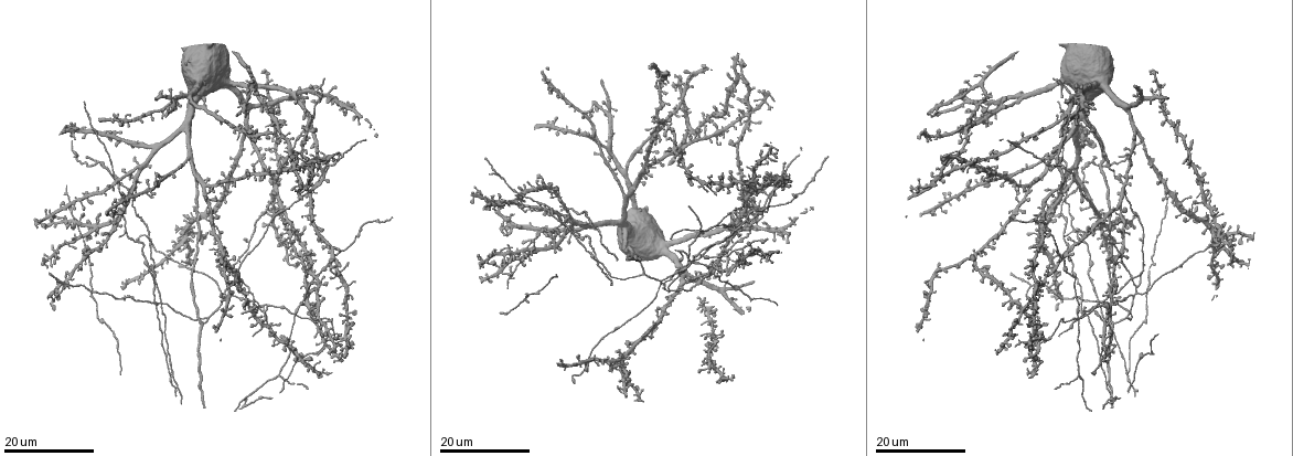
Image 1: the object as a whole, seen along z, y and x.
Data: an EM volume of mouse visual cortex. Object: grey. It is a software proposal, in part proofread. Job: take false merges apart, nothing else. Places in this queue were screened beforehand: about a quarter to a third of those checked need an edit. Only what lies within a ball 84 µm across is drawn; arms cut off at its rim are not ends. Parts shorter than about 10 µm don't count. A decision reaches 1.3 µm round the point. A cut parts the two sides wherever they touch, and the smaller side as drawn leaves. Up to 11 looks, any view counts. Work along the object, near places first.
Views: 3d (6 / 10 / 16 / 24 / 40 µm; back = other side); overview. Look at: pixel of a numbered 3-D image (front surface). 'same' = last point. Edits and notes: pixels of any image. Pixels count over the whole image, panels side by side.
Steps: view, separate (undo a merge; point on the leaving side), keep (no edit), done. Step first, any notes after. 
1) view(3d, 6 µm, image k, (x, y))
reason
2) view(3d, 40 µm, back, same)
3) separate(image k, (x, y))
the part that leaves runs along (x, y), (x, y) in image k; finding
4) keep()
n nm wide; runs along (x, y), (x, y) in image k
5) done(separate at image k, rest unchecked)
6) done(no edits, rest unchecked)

view(3d, 24 µm, image 1, (292, 319))
two arms in line, one across

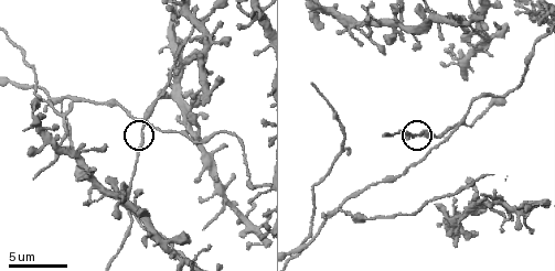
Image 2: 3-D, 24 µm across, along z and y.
view(3d, 10 µm, image 2, (141, 131))

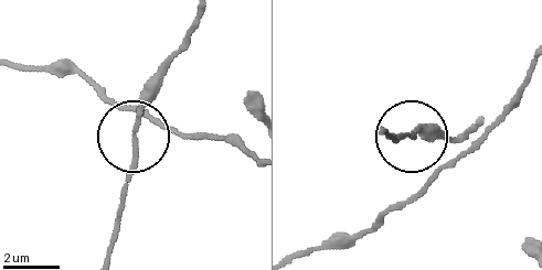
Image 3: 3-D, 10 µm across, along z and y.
keep()
one cell here

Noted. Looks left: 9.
view(3d, 24 µm, image 1, (166, 315))
thick turns thin

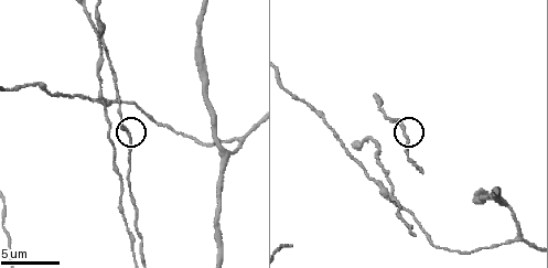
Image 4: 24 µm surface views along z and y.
view(3d, 6 µm, image 4, (127, 137))

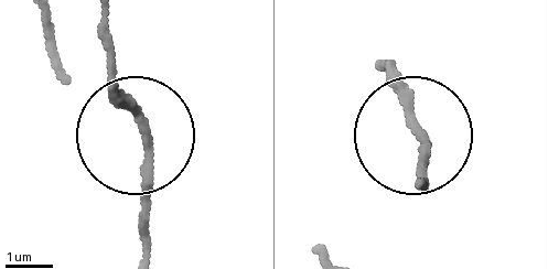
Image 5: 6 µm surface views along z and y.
view(3d, 6 µm, back, image 5, (419, 138))
other side

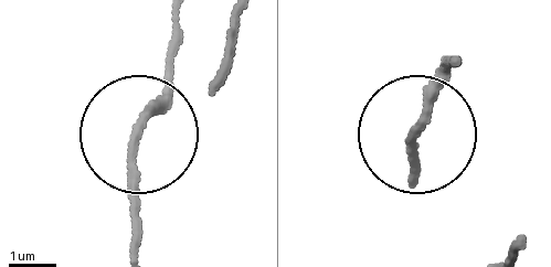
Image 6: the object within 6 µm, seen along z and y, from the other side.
keep()
170 nm wide; one cell here

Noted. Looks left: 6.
view(3d, 16 µm, image 1, (662, 283))

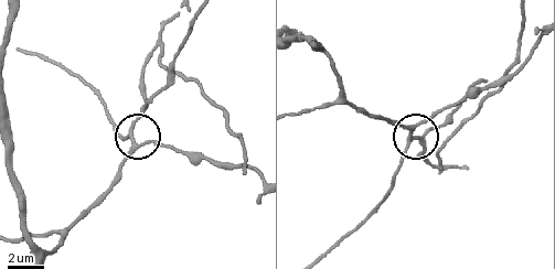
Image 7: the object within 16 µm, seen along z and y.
view(3d, 6 µm, image 7, (130, 133))

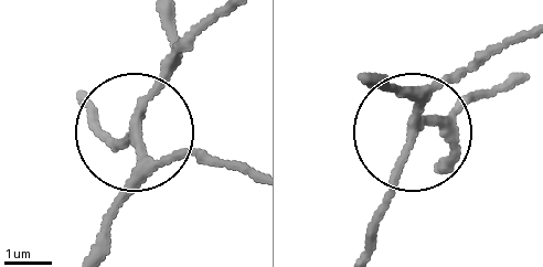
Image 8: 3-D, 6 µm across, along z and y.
keep()
one cell here

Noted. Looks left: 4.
view(3d, 16 µm, image 4, (516, 240))
three-way junction

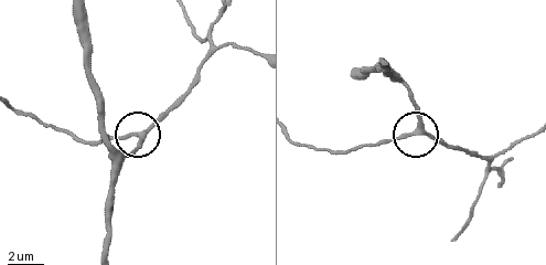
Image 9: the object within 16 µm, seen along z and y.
view(3d, 16 µm, back, image 9, (142, 134))

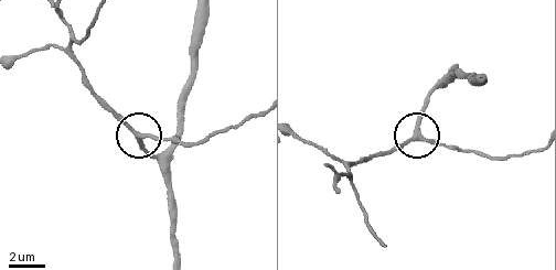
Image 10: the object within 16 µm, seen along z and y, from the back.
keep()
continuous, no second cell

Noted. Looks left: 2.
view(3d, 24 µm, image 1, (1064, 168))

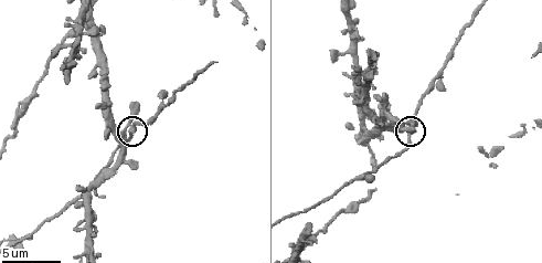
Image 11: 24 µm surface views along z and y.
view(3d, 6 µm, image 11, (132, 130))

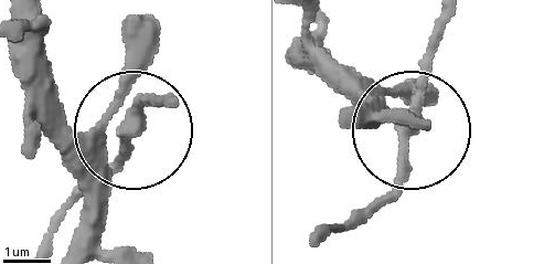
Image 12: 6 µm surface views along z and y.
keep()
continuous, no second cell

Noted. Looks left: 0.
done(no edits, rest unchecked)

